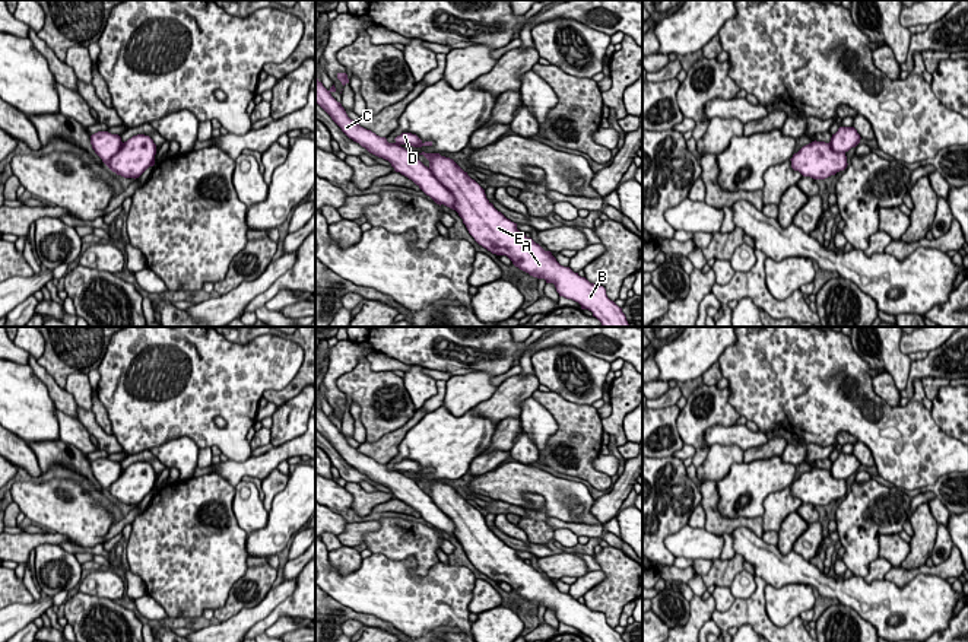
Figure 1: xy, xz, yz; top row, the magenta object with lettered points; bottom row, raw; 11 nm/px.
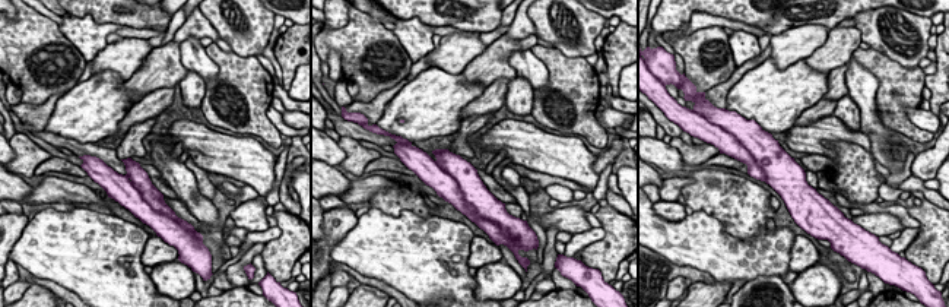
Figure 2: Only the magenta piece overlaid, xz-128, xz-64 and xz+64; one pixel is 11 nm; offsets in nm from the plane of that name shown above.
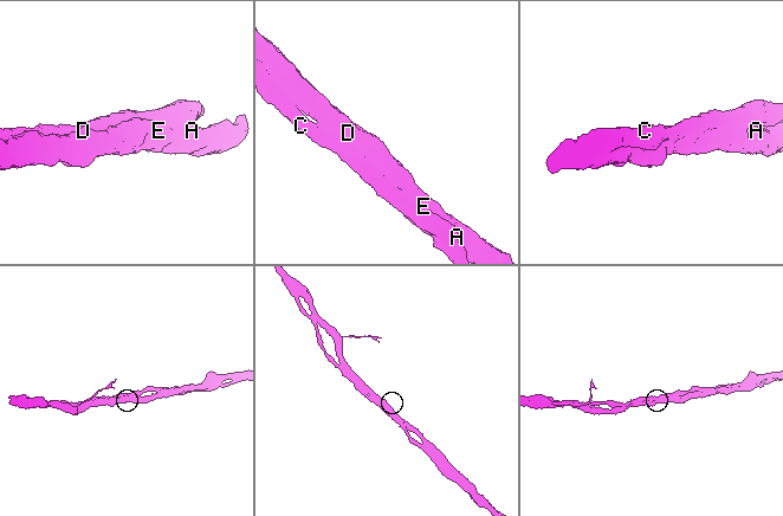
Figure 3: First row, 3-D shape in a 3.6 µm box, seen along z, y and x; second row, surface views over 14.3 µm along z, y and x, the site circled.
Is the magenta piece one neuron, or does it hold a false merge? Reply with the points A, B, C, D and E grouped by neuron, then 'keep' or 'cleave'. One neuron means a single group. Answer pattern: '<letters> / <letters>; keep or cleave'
A B C D E; keep

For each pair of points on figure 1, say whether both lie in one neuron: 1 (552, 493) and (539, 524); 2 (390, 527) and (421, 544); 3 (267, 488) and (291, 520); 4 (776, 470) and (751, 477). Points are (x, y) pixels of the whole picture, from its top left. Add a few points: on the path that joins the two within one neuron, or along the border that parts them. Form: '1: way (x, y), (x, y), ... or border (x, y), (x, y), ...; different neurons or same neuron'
1: border (523, 495), (538, 493), (551, 517); different neurons
2: way (397, 534), (402, 539), (413, 540); same neuron
3: border (289, 474), (288, 483), (275, 496), (267, 511); different neurons
4: way (770, 476), (757, 477); same neuron

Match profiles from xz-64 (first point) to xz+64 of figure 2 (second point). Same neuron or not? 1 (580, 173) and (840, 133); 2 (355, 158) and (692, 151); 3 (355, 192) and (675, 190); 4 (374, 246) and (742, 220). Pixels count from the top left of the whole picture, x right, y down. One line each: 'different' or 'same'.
1: same
2: same
3: same
4: different

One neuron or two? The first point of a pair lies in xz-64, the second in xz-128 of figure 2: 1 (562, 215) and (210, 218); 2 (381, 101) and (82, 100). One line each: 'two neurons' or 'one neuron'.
1: two neurons
2: two neurons

